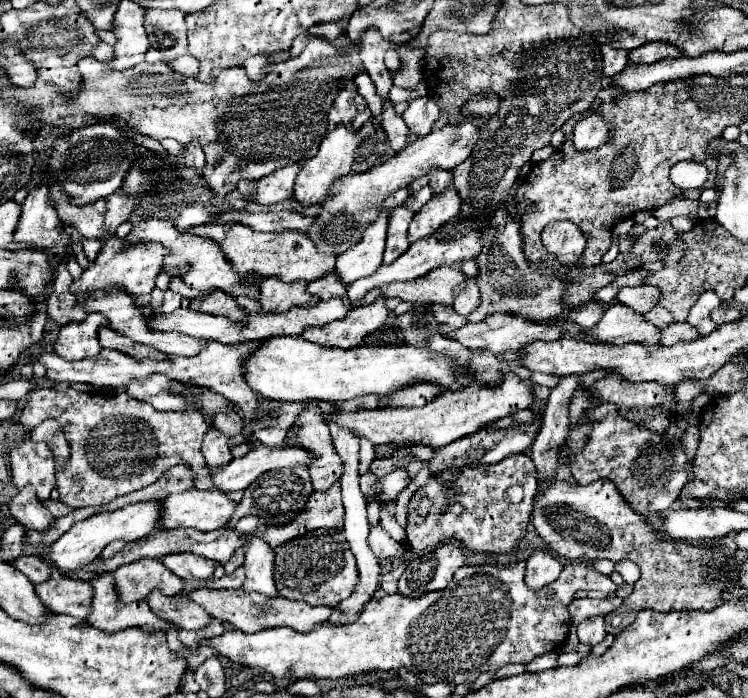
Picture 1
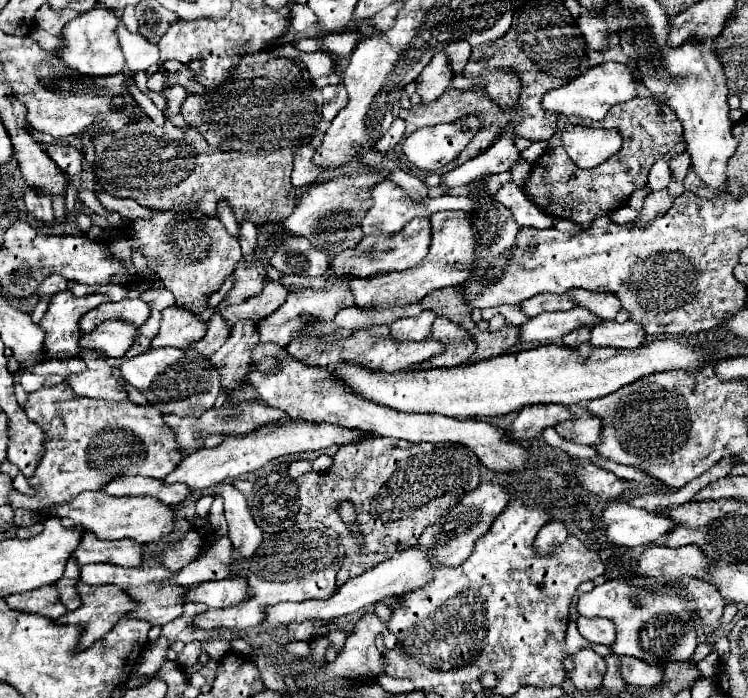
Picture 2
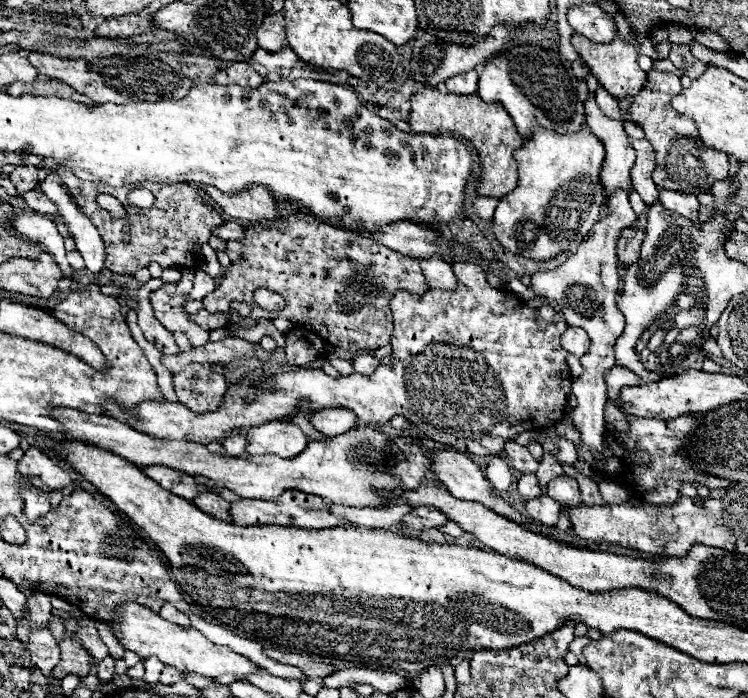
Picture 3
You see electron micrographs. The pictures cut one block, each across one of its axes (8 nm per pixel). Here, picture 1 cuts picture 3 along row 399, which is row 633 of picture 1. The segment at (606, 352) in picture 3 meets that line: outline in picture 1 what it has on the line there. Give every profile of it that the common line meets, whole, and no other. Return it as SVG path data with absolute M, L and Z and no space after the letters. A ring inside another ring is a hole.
M592 616L592 618L586 618L582 620L582 624L576 626L576 632L578 632L578 640L582 644L598 644L604 640L606 636L606 630L604 630L604 616Z

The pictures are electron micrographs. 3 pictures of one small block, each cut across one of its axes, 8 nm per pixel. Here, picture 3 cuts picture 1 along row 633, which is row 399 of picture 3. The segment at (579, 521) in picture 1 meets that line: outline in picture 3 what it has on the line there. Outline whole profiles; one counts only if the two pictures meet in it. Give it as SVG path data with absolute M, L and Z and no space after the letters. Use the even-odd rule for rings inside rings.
M614 366L614 370L608 370L604 378L608 384L608 400L614 402L616 406L620 404L620 390L624 386L638 386L640 384L640 378L622 366Z

